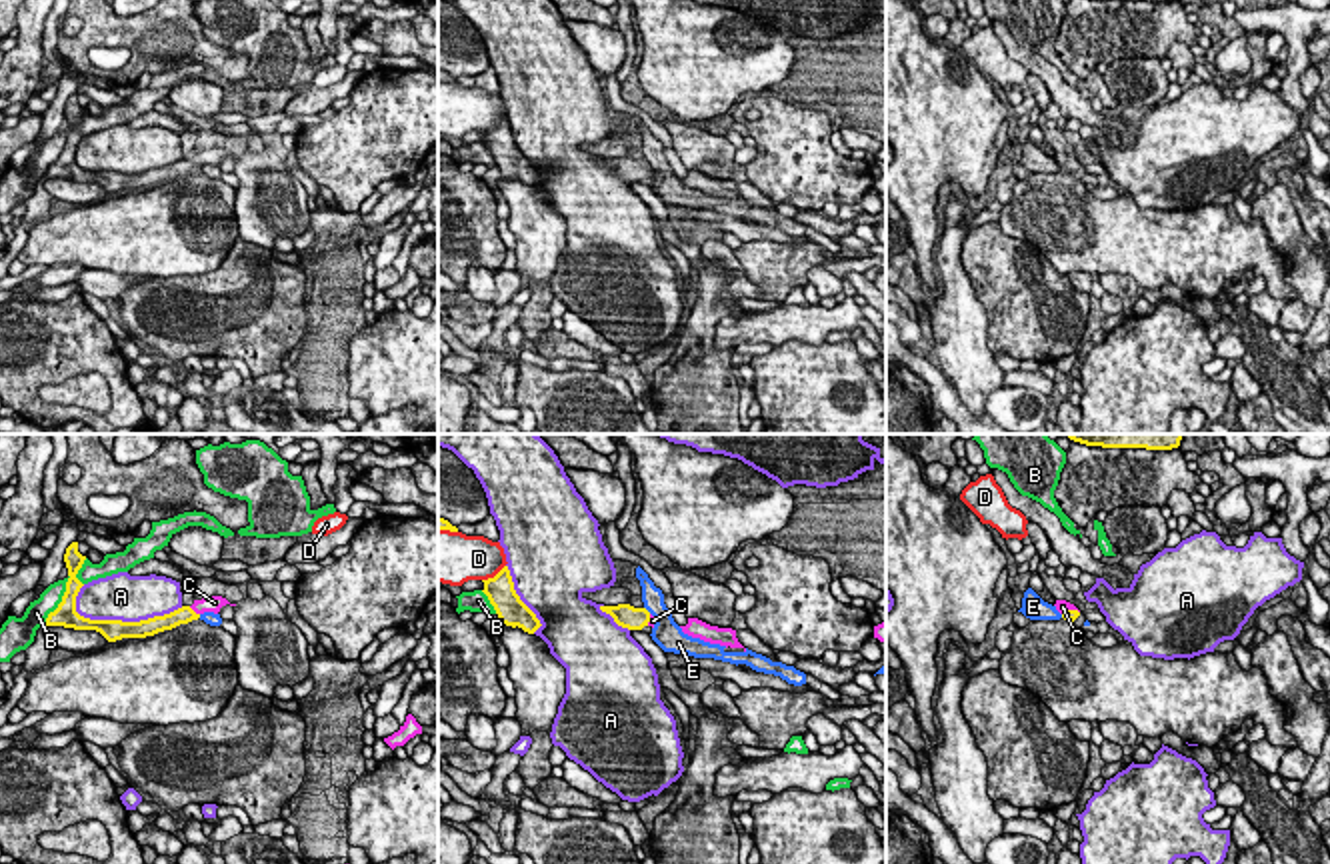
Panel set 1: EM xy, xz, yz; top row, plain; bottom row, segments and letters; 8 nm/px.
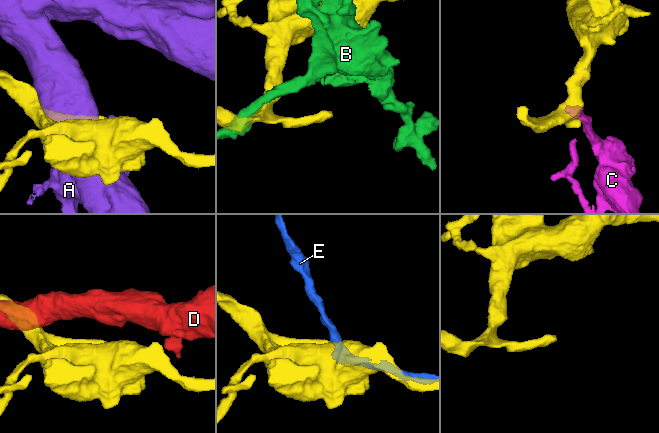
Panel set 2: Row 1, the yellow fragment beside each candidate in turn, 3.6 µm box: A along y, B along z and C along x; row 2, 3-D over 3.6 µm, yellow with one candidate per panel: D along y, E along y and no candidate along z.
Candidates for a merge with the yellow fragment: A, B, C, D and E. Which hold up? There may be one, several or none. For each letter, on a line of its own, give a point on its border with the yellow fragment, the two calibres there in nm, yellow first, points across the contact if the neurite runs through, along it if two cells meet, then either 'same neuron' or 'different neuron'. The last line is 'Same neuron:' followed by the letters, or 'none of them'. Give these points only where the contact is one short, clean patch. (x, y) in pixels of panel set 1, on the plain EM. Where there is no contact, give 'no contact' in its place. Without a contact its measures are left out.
A: xy (120, 172) | 170/380 nm | different neuron
B: xy (62, 150) | 180/180 nm | different neuron
C: xy (192, 162) | 140/130 nm | across xy (184, 166), (192, 162), (214, 154) | same neuron
D: xz (494, 128) | 240/360 nm | different neuron
E: xz (646, 162) | 190/220 nm | along xz (644, 158), (650, 164) | different neuron
Same neuron: C

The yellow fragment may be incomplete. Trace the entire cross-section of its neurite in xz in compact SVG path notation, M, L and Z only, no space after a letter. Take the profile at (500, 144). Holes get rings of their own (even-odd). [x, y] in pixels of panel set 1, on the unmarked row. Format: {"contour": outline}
{"contour": "M508 118L494 130L482 134L482 144L488 148L502 176L512 180L518 178L528 186L534 186L542 178L536 166L516 146Z"}

